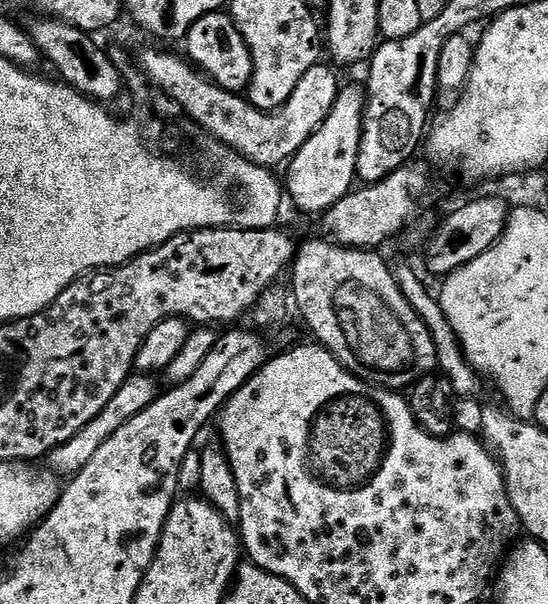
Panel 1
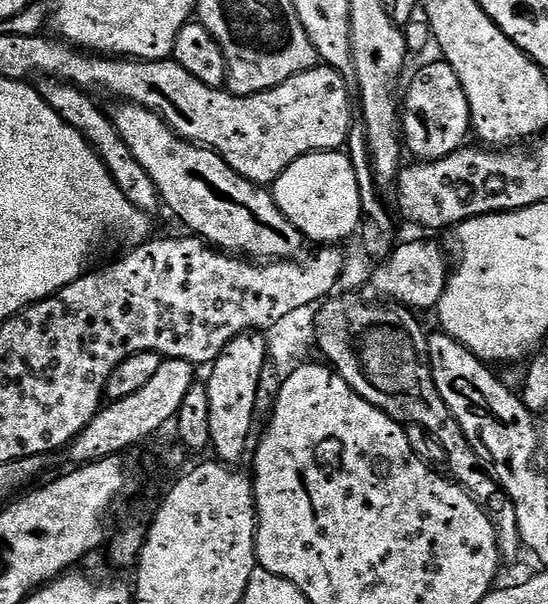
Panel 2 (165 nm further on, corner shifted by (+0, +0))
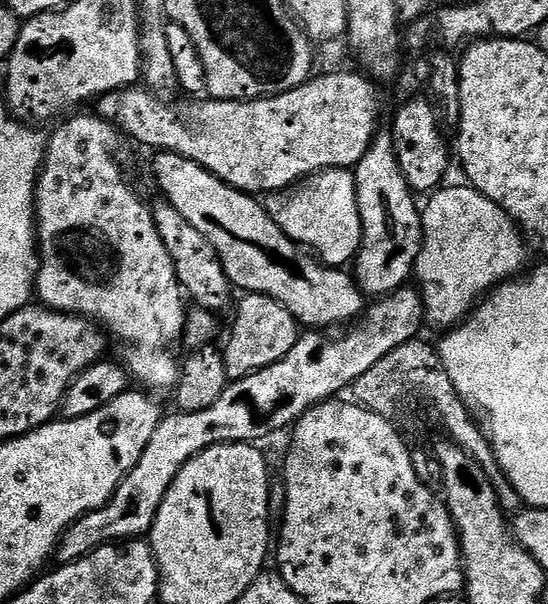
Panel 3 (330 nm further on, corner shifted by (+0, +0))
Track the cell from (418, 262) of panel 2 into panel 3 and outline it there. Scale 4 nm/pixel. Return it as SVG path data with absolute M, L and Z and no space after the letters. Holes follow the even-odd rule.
M415 287L399 288L389 296L379 297L373 304L376 305L373 308L371 305L359 323L345 331L349 332L341 340L320 330L305 331L290 354L241 380L231 381L214 406L197 412L176 410L173 416L165 415L158 430L154 430L150 446L146 446L142 458L118 486L112 500L81 520L75 520L64 533L58 549L59 563L72 564L103 544L147 537L152 531L158 506L162 506L162 498L166 498L166 490L170 490L182 466L202 450L216 444L261 442L283 428L291 429L309 408L339 397L343 388L344 391L351 389L356 379L391 351L421 335L420 327L423 329L426 324L424 297Z

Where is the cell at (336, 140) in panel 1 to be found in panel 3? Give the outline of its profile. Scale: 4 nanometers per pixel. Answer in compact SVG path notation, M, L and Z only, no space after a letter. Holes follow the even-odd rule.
M327 168L324 172L315 172L283 192L271 193L263 206L295 244L311 250L327 267L340 268L355 261L364 235L358 214L356 177L349 169Z

